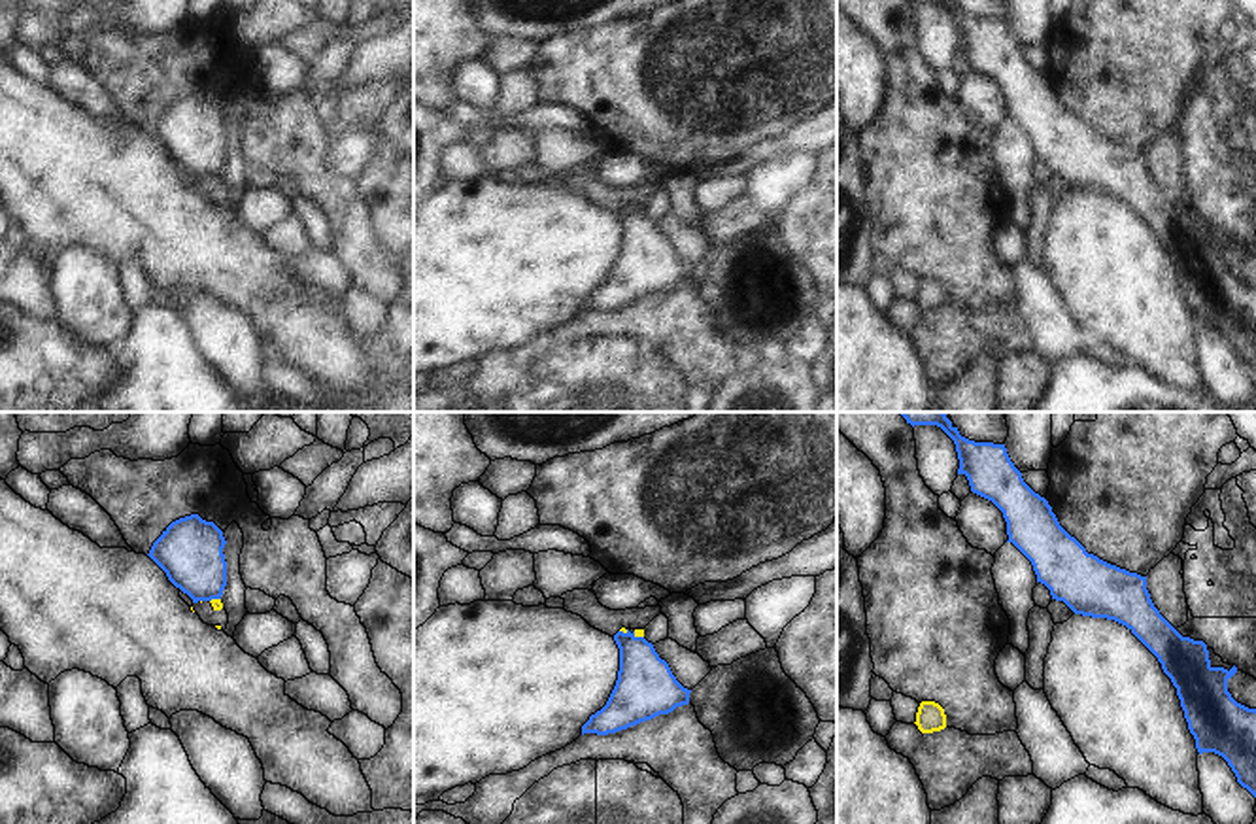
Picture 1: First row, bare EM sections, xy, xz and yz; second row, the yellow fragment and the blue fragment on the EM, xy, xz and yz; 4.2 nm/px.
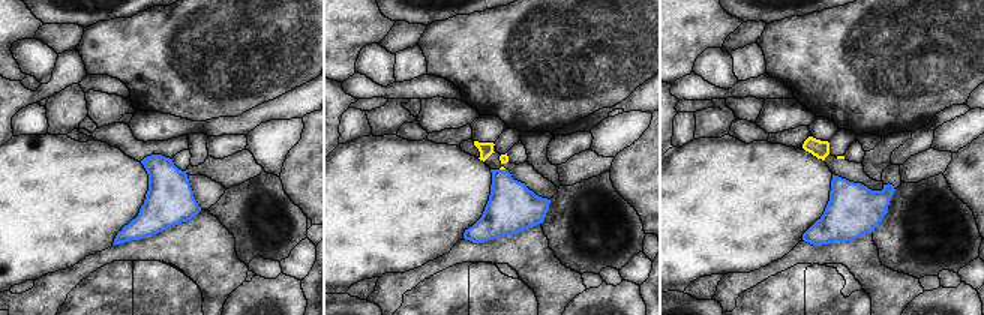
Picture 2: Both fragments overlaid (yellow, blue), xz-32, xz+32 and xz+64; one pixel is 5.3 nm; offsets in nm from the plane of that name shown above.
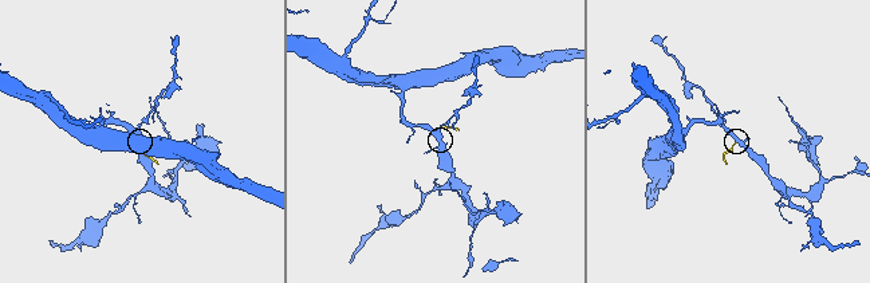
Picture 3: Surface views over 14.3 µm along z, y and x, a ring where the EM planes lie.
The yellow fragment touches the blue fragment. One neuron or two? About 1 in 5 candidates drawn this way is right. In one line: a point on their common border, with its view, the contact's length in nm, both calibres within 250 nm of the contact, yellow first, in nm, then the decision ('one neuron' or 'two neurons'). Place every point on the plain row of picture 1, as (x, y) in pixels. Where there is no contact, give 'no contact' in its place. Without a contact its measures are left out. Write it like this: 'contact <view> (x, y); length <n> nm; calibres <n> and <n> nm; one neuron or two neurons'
contact xz (639, 212); length 50 nm; calibres 30 and 260 nm; two neurons

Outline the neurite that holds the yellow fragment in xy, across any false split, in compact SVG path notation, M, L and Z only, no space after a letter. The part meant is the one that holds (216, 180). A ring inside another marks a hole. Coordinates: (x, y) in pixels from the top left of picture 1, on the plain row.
M221 176L193 180L191 187L196 189L204 200L223 208L227 206L229 191L223 185Z

